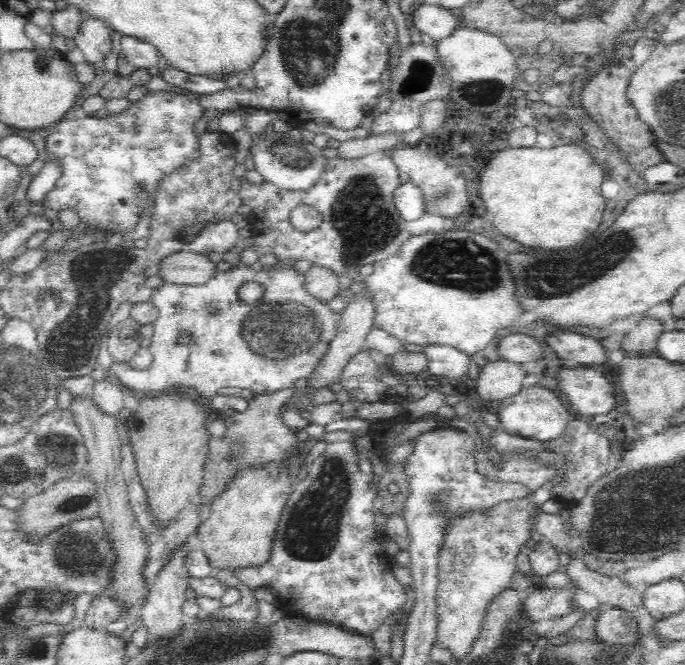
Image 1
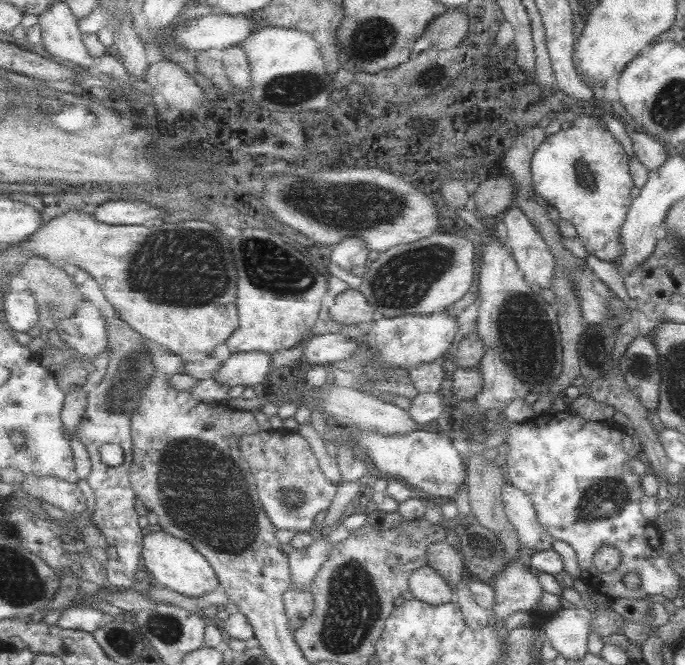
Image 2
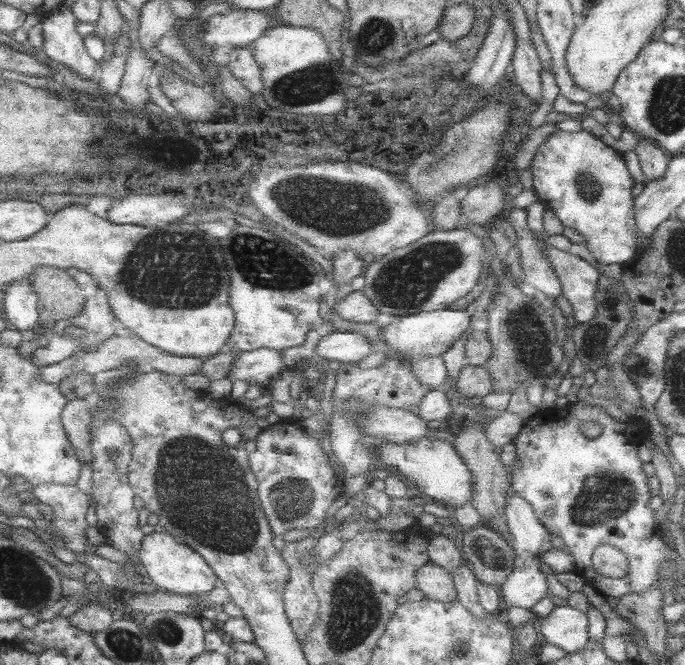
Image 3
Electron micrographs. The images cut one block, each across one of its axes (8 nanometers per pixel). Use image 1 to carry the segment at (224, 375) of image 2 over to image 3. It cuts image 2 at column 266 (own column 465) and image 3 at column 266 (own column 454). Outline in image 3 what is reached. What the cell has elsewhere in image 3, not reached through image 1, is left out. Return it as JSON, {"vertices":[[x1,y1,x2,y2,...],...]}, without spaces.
{"vertices":[[255,350,255,352,241,352,237,356,239,360,235,360,235,366,233,370,229,372,229,380,235,384,237,380,239,382,249,382,251,386,255,384,269,384,269,380,275,376,275,374,281,374,285,368,285,360,281,358,281,352,277,350]]}

